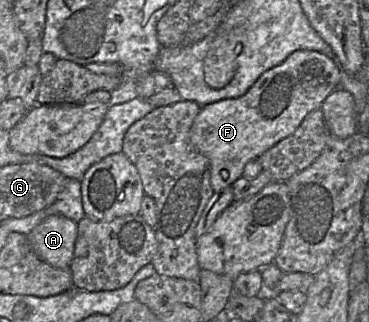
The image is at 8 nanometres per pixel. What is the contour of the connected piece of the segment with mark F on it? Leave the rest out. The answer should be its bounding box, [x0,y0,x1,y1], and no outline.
[190,50,341,192]

